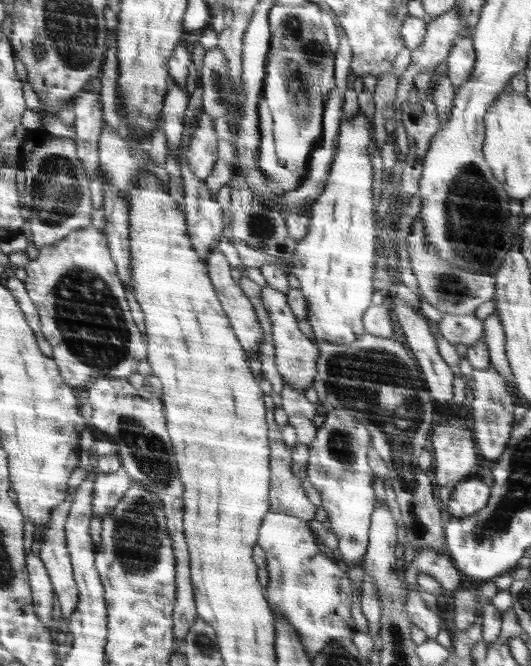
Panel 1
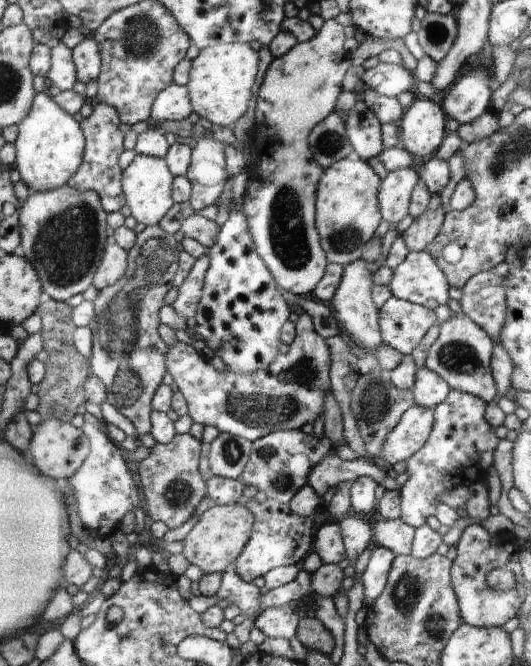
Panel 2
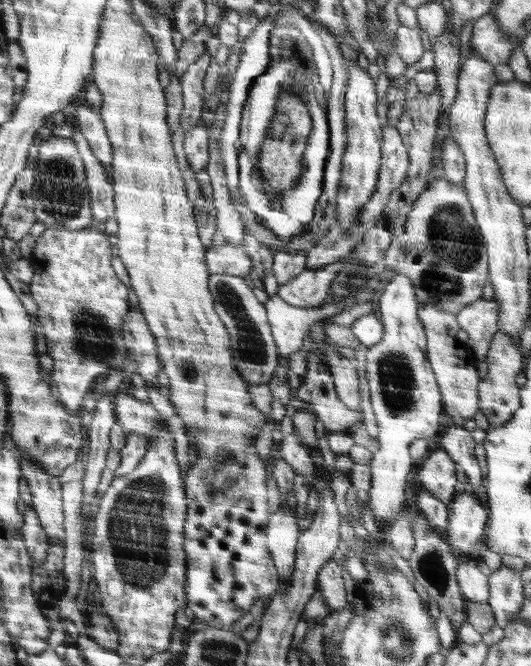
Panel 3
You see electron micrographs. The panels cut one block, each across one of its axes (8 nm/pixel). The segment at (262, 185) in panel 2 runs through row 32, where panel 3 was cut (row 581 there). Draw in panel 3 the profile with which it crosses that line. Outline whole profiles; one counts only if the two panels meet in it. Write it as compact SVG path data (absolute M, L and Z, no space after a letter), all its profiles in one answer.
M329 559L317 574L317 590L322 594L324 604L328 606L330 613L340 611L348 604L342 571L334 559Z

